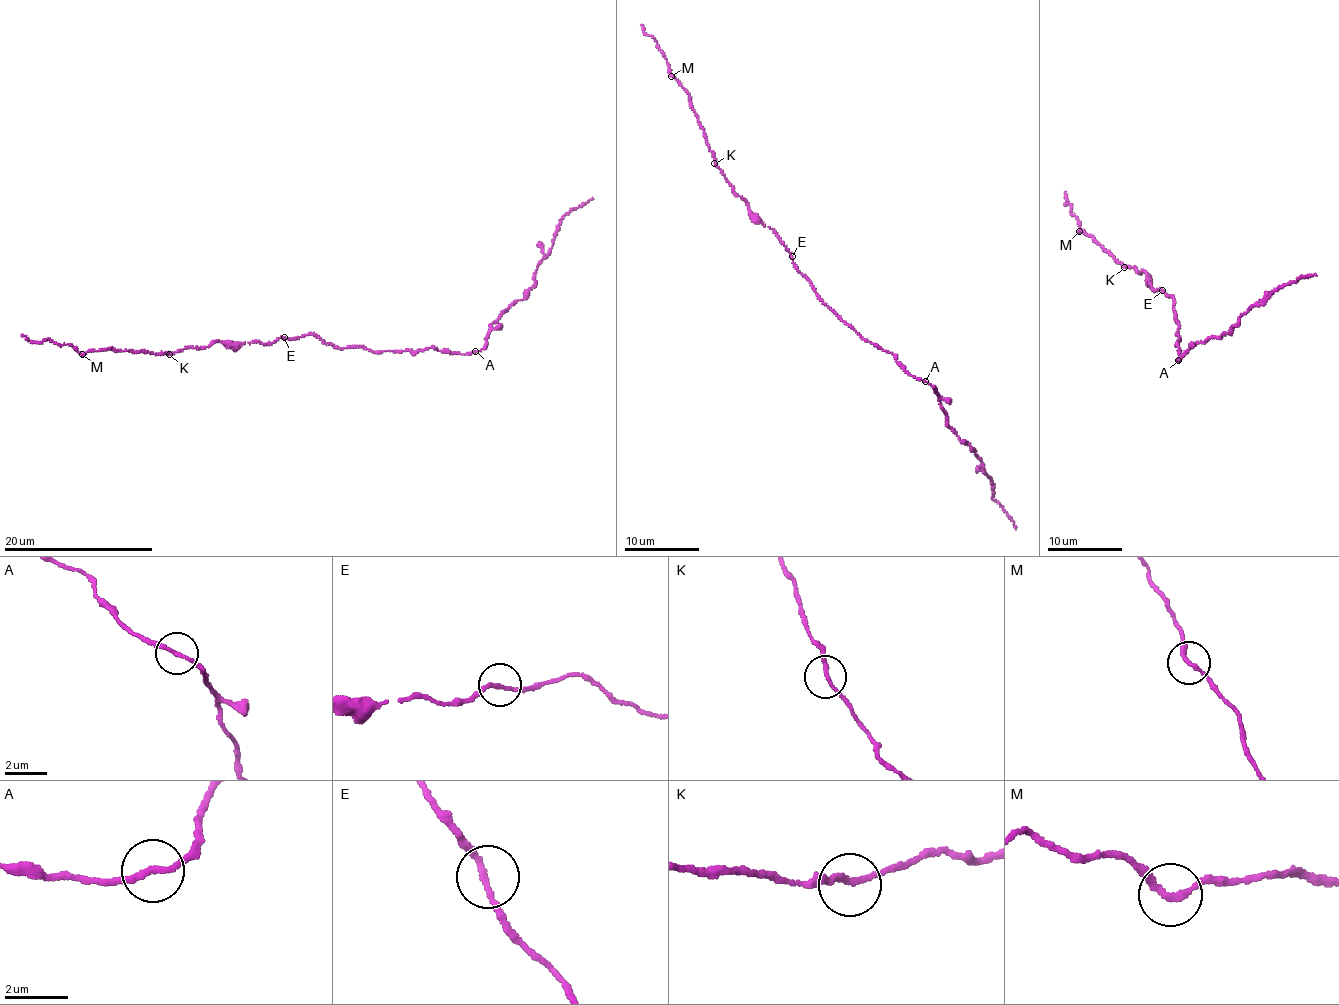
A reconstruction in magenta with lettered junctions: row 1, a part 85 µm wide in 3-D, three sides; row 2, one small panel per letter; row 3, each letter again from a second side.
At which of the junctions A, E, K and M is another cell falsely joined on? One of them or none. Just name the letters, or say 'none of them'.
A

